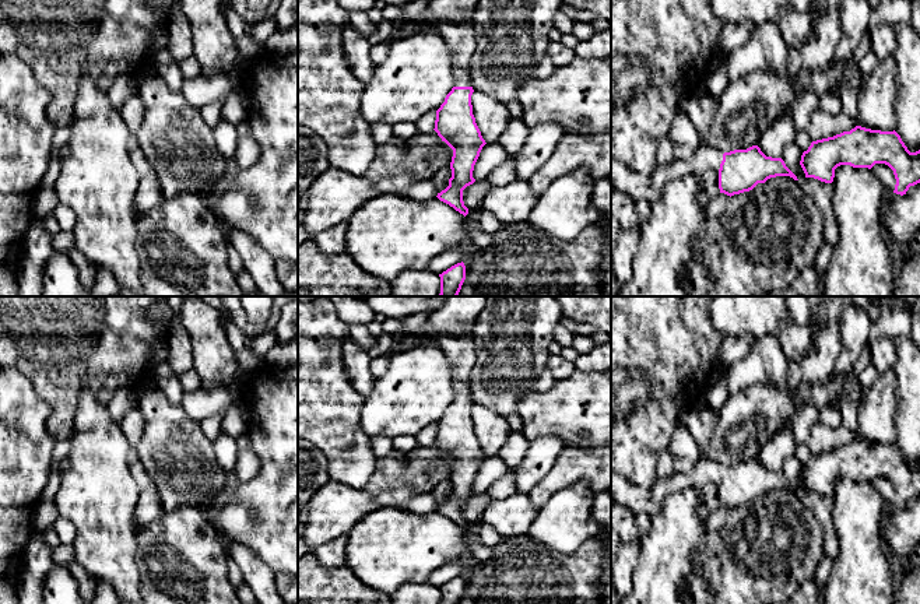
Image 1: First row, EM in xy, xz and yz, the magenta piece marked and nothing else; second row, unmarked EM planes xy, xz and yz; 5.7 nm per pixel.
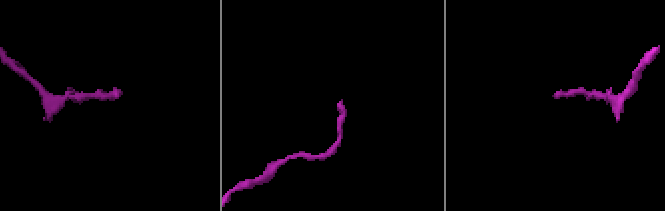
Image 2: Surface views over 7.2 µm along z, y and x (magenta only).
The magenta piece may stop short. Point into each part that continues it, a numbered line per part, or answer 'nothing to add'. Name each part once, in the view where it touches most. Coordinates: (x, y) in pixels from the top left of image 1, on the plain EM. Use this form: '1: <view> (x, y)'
1: xz (456, 312)

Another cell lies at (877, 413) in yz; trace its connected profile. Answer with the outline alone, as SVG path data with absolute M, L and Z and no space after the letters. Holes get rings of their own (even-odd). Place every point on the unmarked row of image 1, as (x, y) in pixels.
M892 368L878 375L858 408L857 438L871 443L896 442L895 415L898 408L896 376Z

